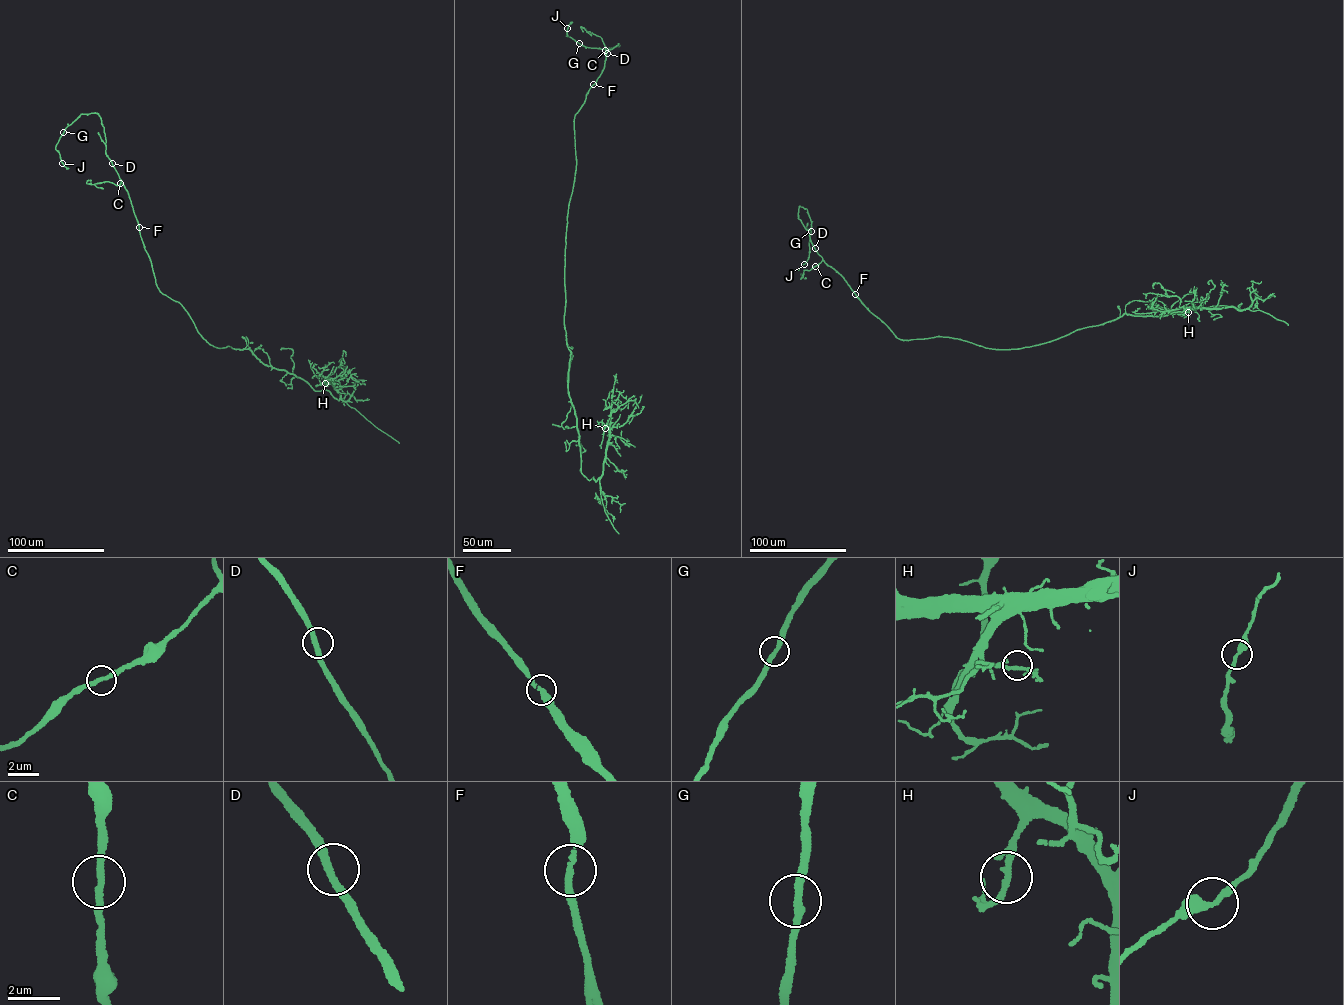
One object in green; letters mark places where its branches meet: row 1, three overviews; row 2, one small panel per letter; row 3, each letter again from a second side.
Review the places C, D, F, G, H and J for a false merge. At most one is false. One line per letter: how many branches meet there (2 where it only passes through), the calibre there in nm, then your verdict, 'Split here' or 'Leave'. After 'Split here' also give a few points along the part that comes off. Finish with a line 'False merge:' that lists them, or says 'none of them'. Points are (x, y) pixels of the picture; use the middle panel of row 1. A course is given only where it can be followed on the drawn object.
C: Branches: 2. Thickness 280 nm. Leave
D: Branches: 2. Thickness 280 nm. Leave
F: Branches: 2. Thickness 260 nm. Leave
G: Branches: 2. Thickness 280 nm. Leave
H: Branches: 2. Thickness 240 nm. Leave
J: Branches: 2. Thickness 300 nm. Leave
False merge: none of them

